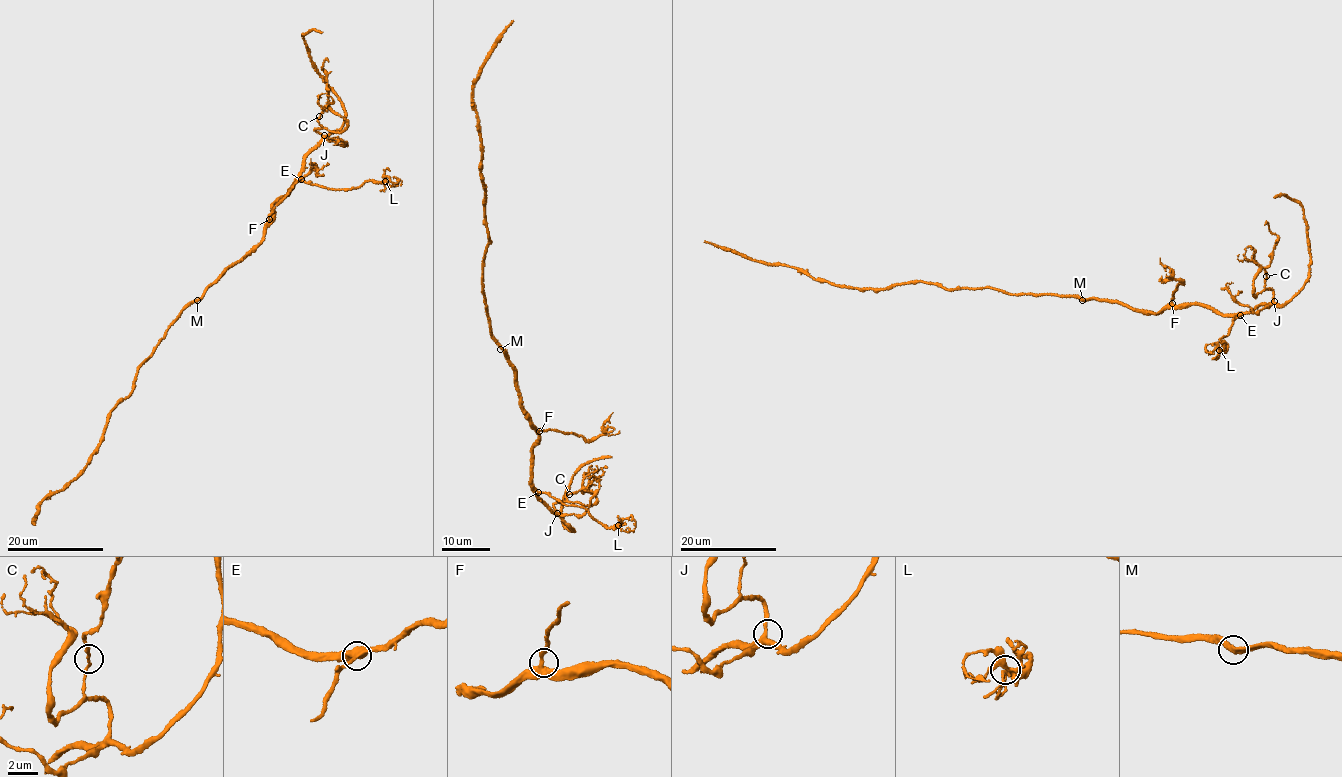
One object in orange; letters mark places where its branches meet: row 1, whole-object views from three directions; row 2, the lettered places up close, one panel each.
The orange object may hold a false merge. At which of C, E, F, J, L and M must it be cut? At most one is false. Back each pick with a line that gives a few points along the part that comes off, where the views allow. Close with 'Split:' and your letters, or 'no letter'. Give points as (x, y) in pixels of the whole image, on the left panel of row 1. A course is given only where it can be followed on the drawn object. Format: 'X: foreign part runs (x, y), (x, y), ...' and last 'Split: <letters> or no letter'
Split: no letter

